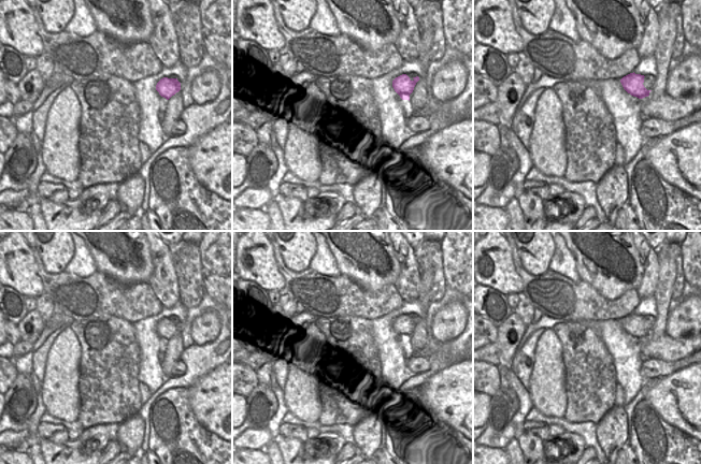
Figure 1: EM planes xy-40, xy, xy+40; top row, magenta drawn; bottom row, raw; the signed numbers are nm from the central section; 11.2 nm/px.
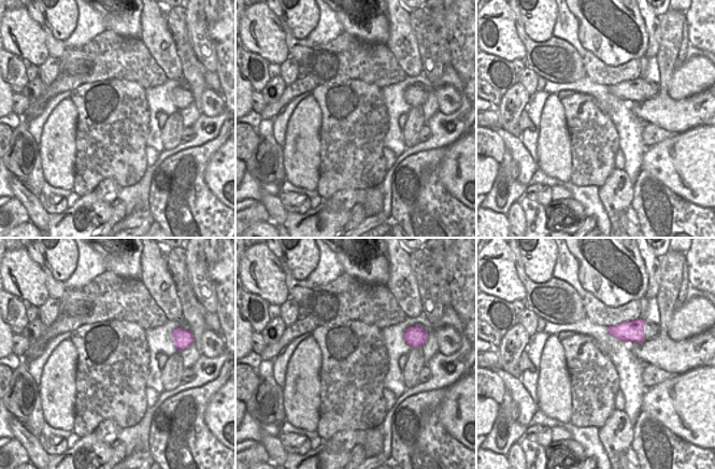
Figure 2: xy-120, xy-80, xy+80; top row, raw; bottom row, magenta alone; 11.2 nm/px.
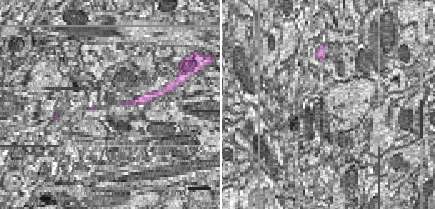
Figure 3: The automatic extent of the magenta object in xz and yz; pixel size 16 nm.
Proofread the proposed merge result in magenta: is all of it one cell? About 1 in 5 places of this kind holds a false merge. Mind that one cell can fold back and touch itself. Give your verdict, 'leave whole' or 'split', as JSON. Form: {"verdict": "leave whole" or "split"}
{"verdict": "leave whole"}

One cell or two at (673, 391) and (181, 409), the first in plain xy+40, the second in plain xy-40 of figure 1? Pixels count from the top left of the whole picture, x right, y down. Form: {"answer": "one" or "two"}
{"answer": "two"}

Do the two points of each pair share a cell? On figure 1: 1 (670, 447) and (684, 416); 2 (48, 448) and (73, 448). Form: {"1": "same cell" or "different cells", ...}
{"1": "different cells", "2": "same cell"}

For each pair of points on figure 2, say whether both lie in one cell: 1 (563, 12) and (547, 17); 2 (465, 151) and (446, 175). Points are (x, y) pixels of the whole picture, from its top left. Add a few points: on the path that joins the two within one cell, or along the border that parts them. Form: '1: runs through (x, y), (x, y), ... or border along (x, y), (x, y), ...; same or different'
1: border along (558, 11), (552, 36); different
2: runs through (457, 153), (454, 157), (454, 168); same

